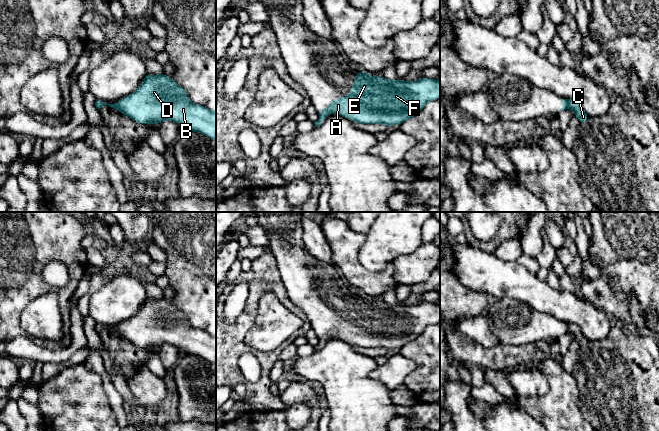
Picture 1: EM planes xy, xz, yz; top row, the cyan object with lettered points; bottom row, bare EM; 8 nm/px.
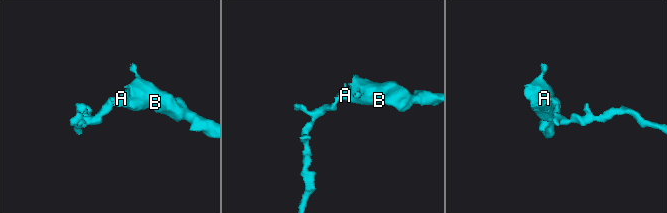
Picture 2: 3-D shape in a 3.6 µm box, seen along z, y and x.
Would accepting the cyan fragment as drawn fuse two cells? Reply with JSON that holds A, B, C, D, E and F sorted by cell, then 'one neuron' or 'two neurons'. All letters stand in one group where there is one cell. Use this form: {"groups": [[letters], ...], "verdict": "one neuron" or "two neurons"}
{"groups": [["A", "B", "C", "D", "E", "F"]], "verdict": "one neuron"}

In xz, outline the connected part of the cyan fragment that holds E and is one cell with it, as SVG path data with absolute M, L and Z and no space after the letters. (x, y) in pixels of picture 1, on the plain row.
M364 294L357 295L348 320L330 326L324 334L317 334L320 340L314 348L320 350L327 338L335 337L356 347L400 349L418 338L427 326L439 321L437 303L390 305L383 300L368 299Z

